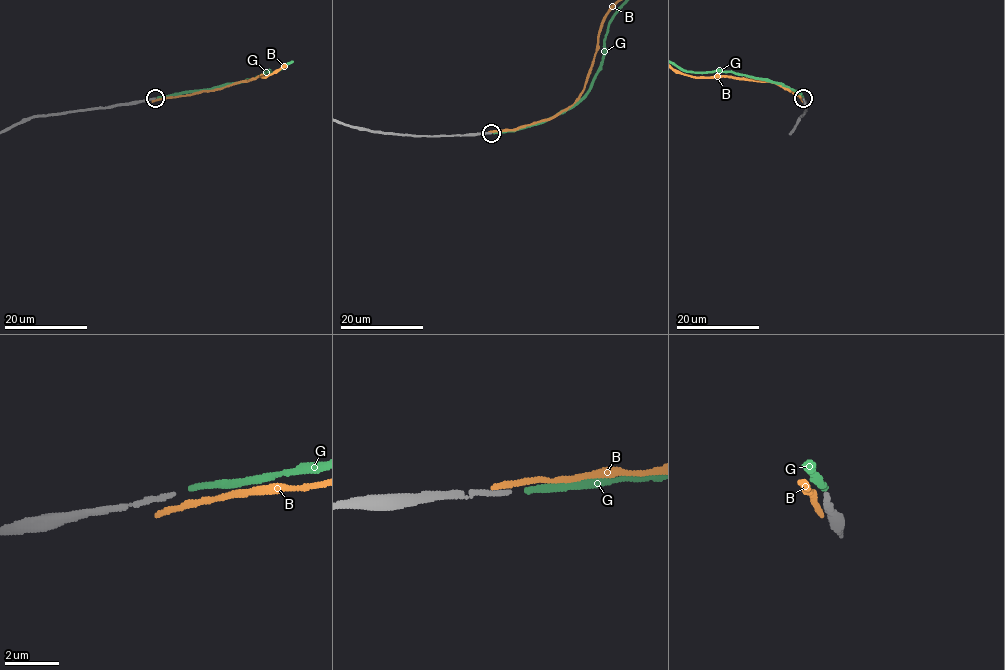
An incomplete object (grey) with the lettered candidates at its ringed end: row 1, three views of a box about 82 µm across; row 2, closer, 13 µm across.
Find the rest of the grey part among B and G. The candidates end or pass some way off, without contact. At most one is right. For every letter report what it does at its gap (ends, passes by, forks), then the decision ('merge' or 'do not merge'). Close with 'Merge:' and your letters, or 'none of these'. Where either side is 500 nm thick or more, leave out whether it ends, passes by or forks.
B: it ends there; do not merge
G: it ends there; merge
Merge: G

